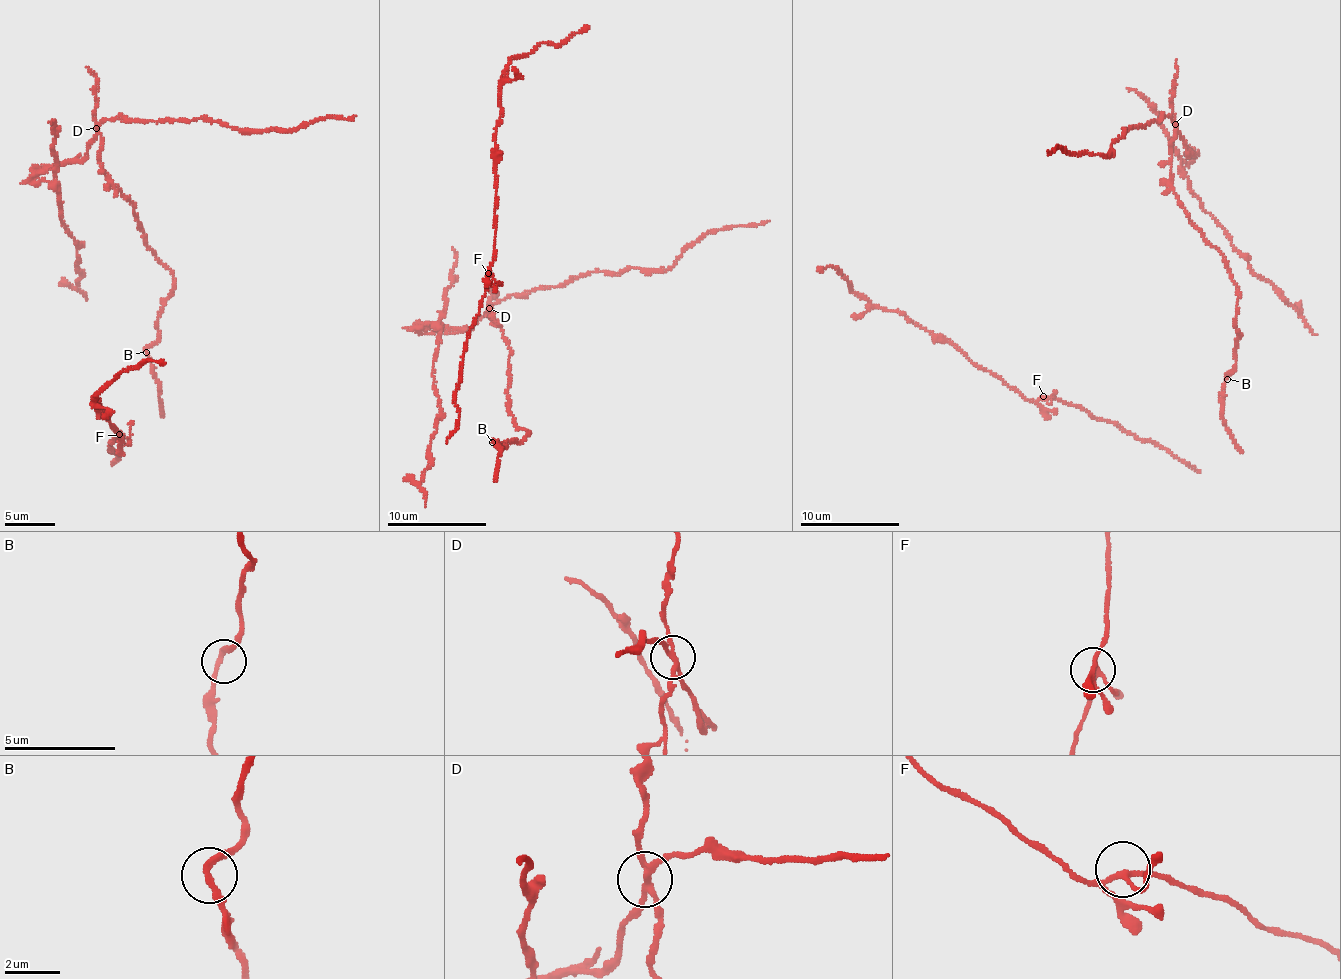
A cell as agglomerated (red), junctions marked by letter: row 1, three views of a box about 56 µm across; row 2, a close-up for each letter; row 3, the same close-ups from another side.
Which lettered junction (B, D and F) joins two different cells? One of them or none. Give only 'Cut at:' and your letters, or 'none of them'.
Cut at: D

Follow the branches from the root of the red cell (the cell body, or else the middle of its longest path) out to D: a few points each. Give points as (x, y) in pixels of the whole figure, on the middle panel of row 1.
D: (493, 439), (505, 446), (529, 431), (516, 426), (509, 411), (511, 350), (488, 308)

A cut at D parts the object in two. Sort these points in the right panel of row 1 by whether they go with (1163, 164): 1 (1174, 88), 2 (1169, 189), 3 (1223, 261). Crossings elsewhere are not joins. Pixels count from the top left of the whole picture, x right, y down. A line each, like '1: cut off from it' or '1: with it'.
1: with it
2: with it
3: with it

